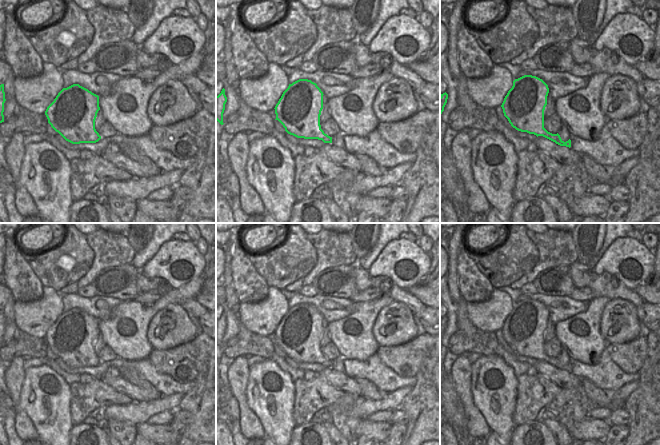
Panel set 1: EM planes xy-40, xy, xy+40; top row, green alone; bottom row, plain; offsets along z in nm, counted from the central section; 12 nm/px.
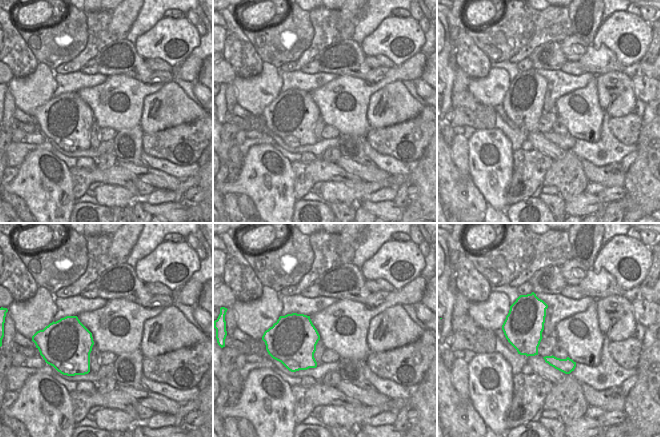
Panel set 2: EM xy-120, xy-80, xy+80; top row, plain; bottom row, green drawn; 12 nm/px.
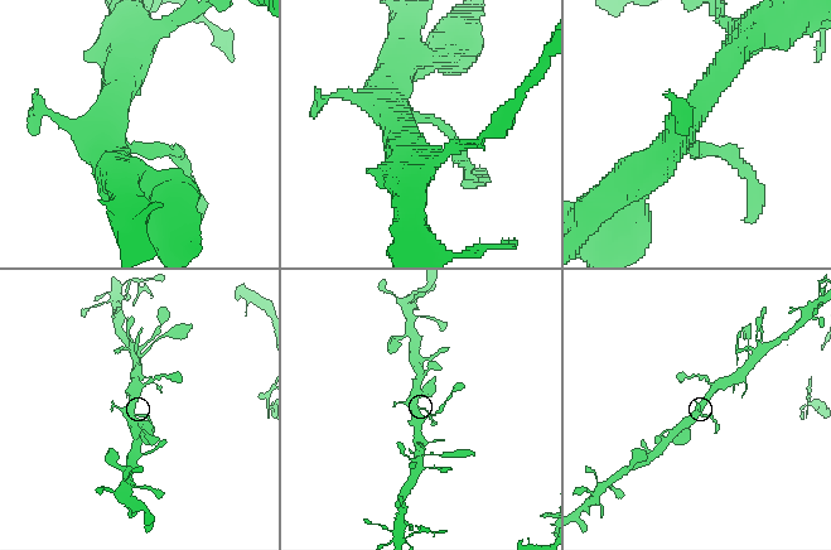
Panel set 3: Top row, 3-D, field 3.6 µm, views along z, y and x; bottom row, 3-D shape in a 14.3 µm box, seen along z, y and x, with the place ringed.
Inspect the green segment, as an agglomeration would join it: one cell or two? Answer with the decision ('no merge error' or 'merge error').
no merge error

